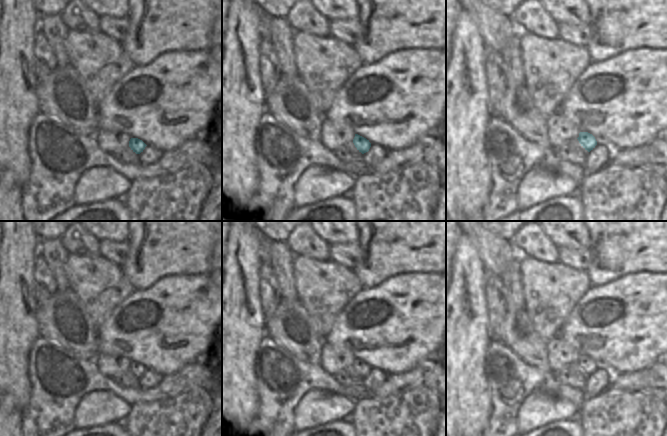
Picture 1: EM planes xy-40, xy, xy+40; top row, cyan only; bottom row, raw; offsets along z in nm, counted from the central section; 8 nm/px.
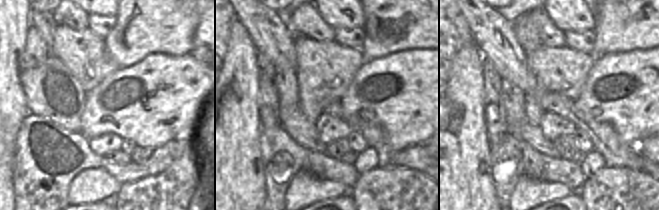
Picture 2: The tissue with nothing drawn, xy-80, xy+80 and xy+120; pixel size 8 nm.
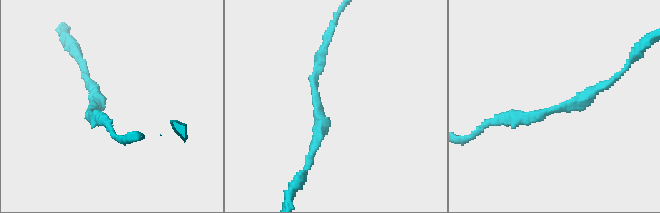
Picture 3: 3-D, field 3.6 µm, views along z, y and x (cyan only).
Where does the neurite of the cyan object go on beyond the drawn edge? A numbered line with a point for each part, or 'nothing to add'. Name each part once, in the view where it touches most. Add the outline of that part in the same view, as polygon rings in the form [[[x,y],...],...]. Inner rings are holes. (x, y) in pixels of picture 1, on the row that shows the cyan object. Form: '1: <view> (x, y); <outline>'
nothing to add

